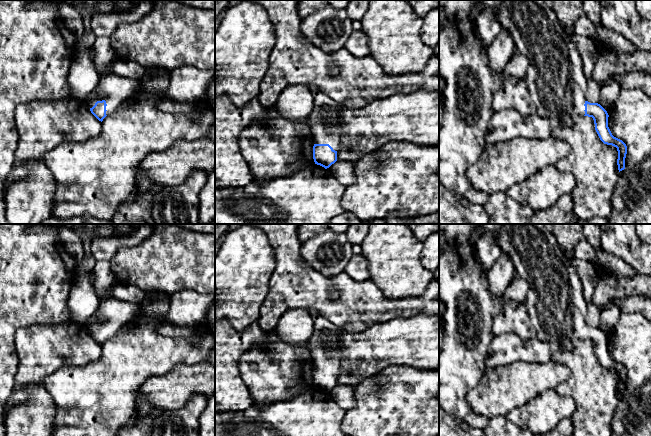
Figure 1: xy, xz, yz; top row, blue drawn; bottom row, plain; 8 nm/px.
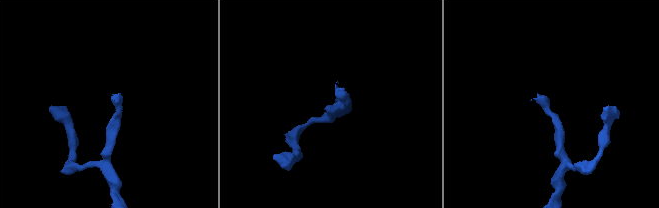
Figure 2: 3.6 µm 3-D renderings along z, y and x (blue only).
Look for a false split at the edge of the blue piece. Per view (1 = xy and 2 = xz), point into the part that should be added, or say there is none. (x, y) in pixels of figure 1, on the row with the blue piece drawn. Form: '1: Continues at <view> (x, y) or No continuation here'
1: Continues at xy (116, 89)
2: Continues at xz (324, 120)

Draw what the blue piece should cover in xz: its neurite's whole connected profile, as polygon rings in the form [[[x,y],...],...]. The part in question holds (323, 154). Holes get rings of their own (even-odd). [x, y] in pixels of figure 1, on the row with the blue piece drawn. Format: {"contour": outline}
{"contour": [[[314,92],[314,108],[307,119],[314,140],[314,162],[325,169],[337,161],[342,131],[340,113],[343,108],[327,93]]]}

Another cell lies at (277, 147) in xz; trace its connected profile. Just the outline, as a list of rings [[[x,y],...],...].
[[[275,106],[269,108],[263,122],[254,122],[242,130],[239,145],[244,159],[251,168],[253,182],[257,184],[276,177],[288,177],[299,169],[315,164],[314,140],[308,119],[286,118]]]

